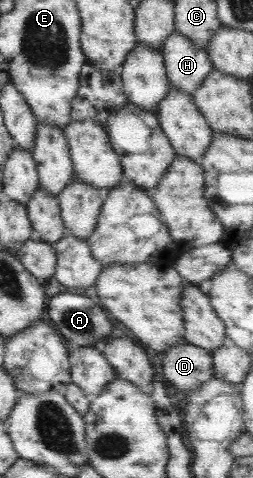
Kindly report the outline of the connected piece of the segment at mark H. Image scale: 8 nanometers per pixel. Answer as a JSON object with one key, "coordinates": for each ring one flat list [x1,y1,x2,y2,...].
{"coordinates":[[177,31,169,35,168,39,164,41,161,54,164,57,170,87,174,87,183,93,194,94,213,68,206,48,195,45,188,37,181,35]]}

